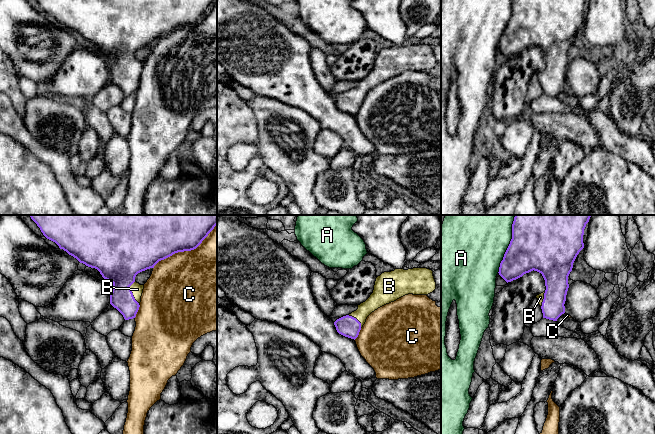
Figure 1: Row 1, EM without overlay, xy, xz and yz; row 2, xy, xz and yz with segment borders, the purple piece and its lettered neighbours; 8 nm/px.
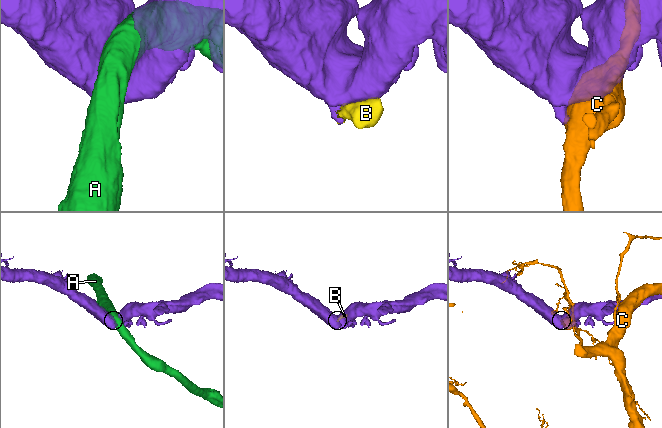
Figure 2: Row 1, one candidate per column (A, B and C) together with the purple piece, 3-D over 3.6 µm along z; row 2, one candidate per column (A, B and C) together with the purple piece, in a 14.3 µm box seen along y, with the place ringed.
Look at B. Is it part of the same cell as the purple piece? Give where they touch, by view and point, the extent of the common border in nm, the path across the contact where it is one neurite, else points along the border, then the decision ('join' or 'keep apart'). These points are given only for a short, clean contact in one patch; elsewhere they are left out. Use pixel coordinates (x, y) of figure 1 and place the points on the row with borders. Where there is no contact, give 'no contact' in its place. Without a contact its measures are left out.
meets purple in xy at (131, 292); contact 190 nm long; join

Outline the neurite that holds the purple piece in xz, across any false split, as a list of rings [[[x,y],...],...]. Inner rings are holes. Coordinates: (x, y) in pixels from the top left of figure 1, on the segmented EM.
[[[427,268],[395,269],[376,278],[373,293],[349,315],[334,322],[339,334],[356,339],[367,317],[378,308],[408,295],[428,295],[435,291],[433,271]]]

